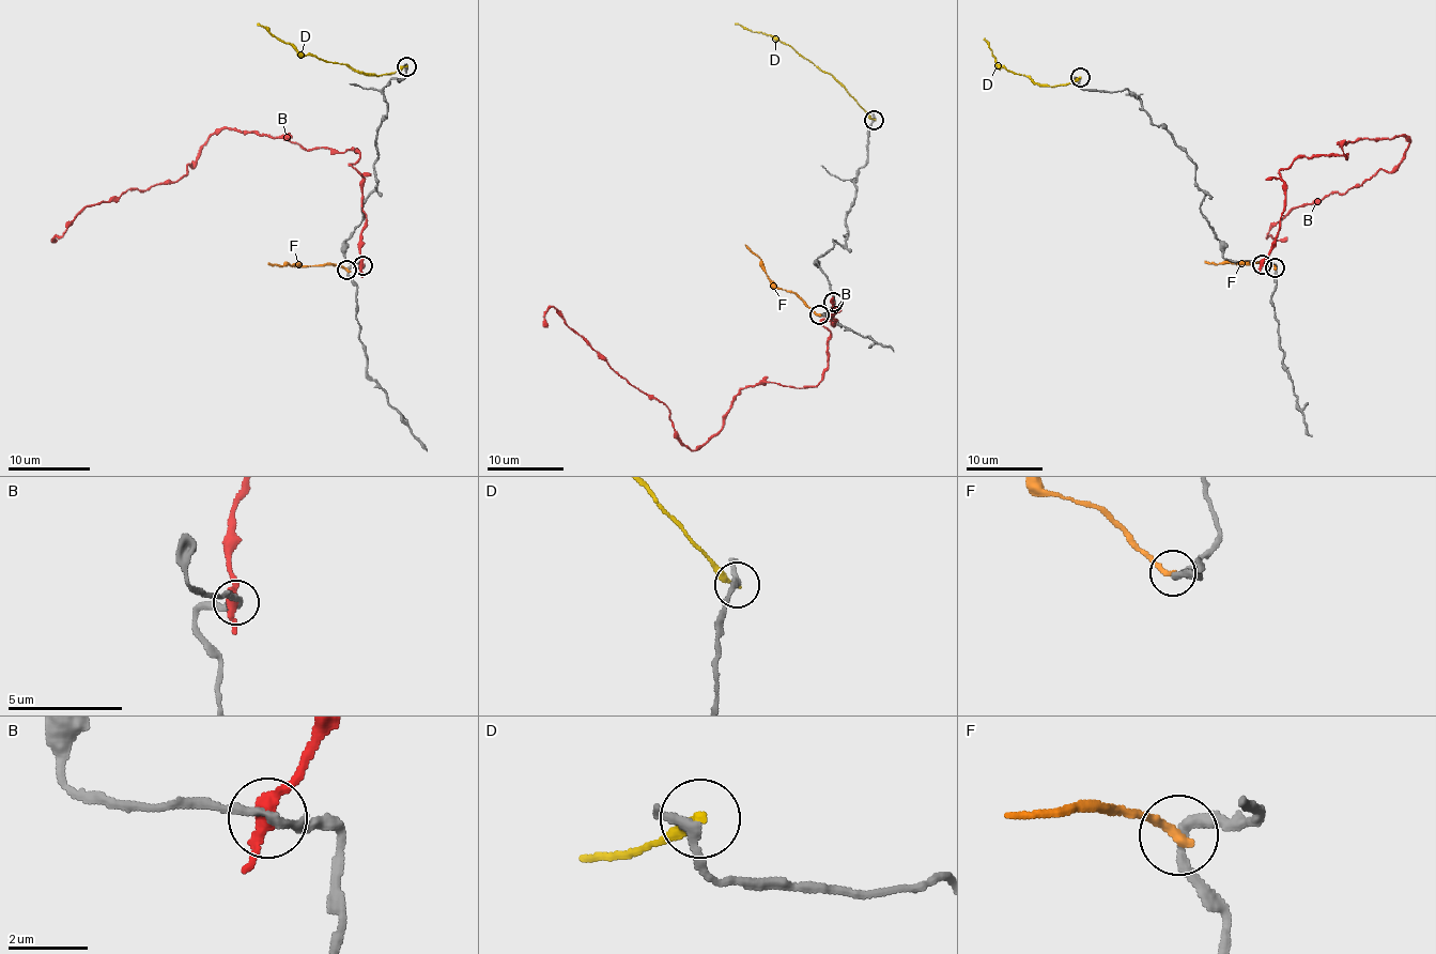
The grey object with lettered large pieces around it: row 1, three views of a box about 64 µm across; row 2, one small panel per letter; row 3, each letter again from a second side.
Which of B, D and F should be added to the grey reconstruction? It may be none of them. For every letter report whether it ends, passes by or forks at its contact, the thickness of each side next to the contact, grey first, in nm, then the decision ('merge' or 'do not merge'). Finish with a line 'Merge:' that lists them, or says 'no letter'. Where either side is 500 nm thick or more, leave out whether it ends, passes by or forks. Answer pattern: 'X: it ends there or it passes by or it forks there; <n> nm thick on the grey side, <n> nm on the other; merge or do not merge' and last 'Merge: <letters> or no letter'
B: it passes by; 220 nm thick on the grey side, 340 nm on the other; do not merge
D: it ends there; 300 nm thick on the grey side, 280 nm on the other; do not merge
F: it ends there; 280 nm thick on the grey side, 260 nm on the other; do not merge
Merge: no letter

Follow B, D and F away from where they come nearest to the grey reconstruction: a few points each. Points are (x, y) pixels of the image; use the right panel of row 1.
B: (1262, 264), (1279, 172), (1361, 138), (1410, 142), (1389, 172), (1294, 206), (1267, 235), (1286, 240)
D: (1080, 77), (1065, 85), (1040, 87), (1027, 75), (1002, 67), (992, 56), (985, 36)
F: (1275, 268), (1271, 264), (1254, 262), (1208, 264), (1204, 260)

